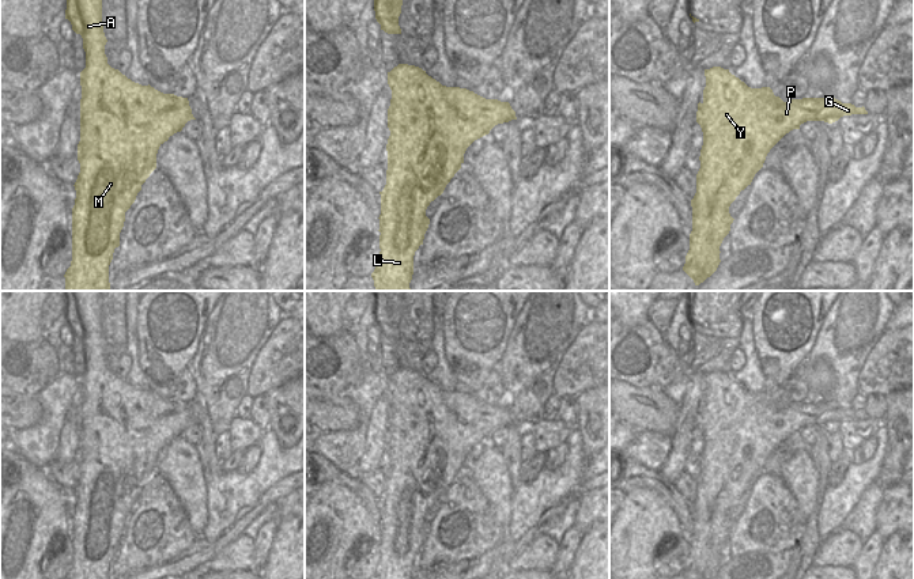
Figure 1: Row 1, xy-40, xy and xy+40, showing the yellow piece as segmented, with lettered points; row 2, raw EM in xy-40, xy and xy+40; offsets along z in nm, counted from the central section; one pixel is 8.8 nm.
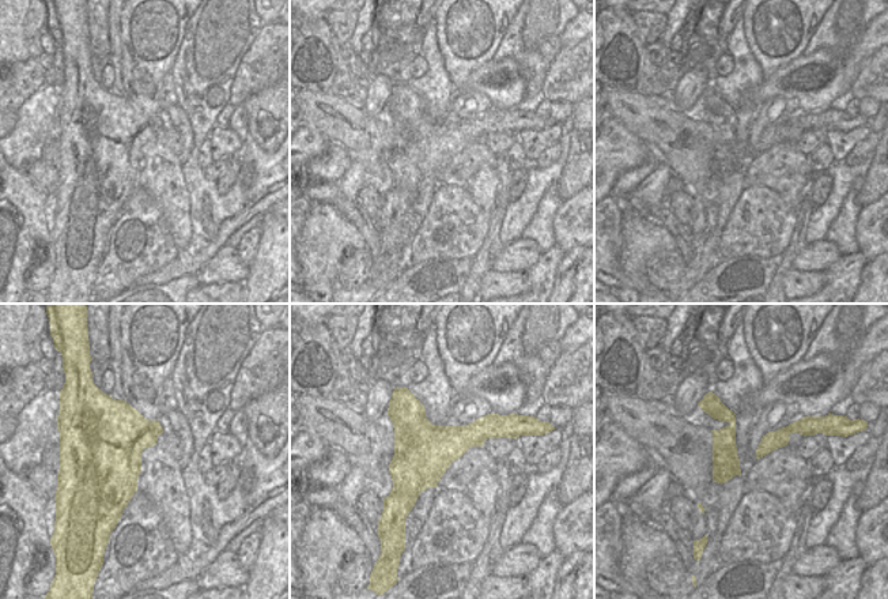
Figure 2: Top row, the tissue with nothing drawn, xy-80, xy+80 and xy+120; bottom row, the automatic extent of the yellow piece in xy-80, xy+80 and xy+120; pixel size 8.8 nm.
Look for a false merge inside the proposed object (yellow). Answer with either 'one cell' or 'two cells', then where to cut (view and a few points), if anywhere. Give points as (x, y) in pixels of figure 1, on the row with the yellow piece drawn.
one cell; no cut

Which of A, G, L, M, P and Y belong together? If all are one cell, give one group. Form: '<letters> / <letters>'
A G L M P Y

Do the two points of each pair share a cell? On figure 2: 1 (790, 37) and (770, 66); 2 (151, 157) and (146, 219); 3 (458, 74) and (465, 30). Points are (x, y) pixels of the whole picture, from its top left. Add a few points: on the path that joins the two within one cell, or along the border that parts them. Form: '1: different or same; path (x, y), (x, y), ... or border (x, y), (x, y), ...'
1: same; path (783, 44), (770, 59)
2: different; border (138, 185), (151, 195), (166, 219)
3: same; path (458, 63), (453, 53), (465, 41)

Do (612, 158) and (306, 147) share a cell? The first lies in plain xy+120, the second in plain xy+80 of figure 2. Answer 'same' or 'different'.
same

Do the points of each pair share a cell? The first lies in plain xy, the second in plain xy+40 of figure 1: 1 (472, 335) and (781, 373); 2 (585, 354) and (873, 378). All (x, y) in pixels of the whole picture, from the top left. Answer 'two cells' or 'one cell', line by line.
1: one cell
2: one cell

